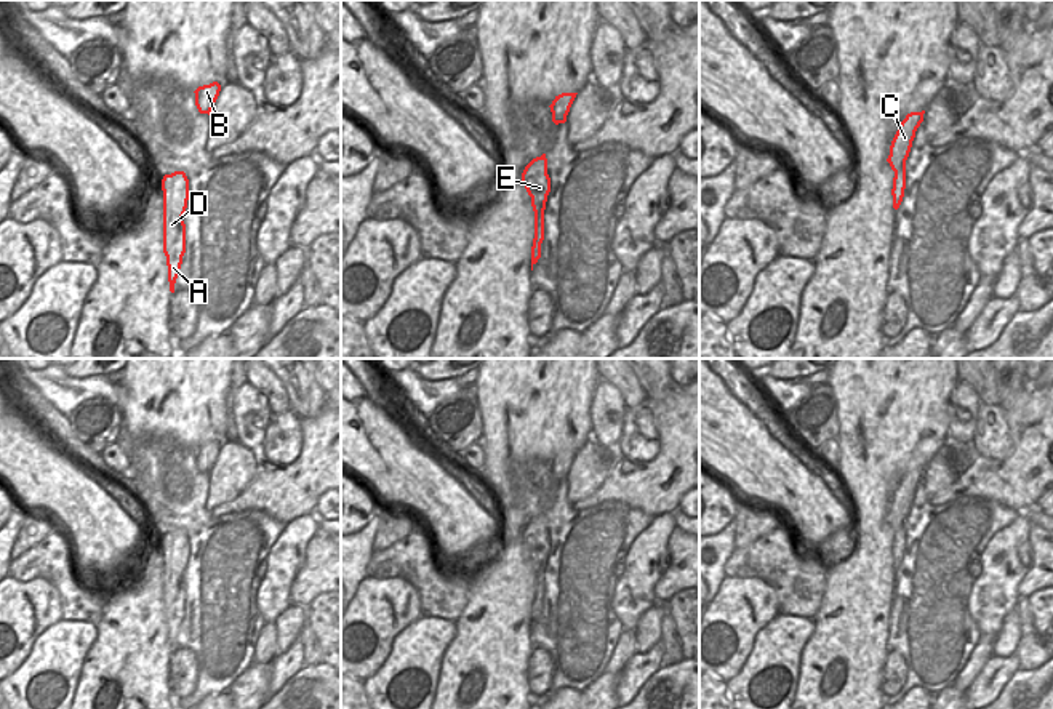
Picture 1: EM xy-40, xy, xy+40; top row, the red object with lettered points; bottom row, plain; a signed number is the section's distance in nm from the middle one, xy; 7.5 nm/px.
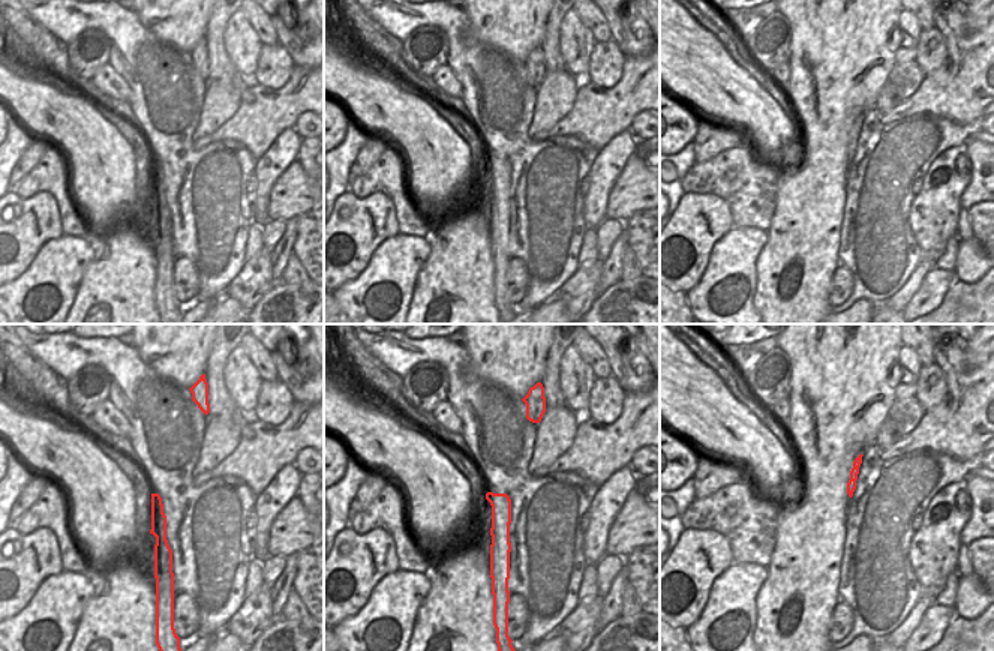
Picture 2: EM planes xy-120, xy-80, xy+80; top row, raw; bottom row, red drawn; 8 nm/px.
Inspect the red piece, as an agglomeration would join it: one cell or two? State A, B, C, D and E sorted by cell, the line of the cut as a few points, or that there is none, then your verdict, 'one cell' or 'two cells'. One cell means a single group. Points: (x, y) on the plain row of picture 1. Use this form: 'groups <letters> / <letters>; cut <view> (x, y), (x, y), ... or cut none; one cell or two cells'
groups A B C D E; cut none; one cell

